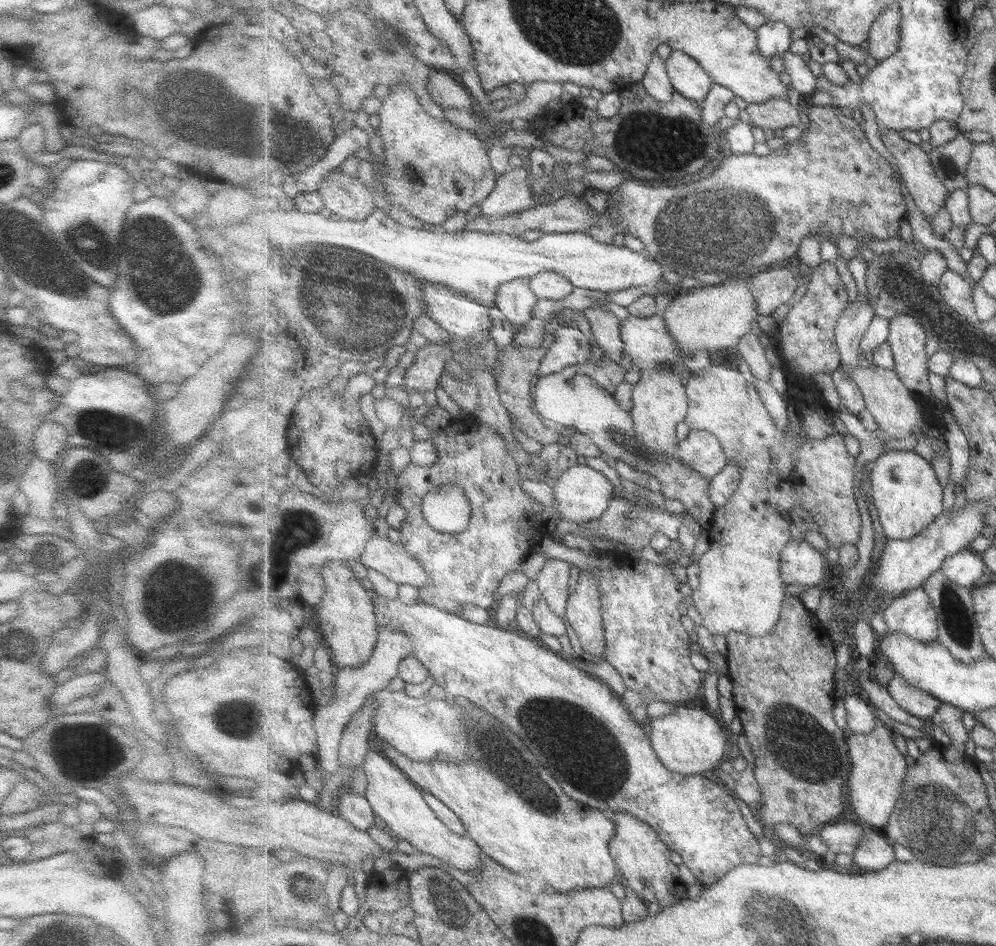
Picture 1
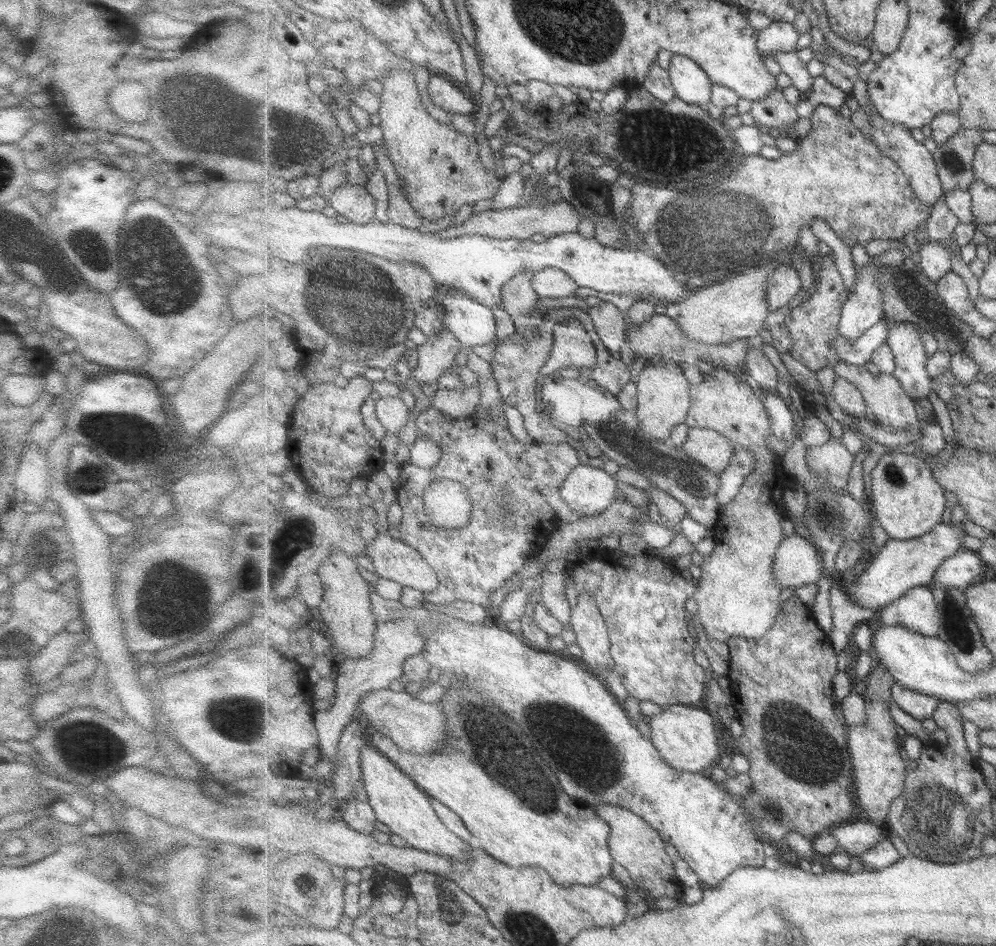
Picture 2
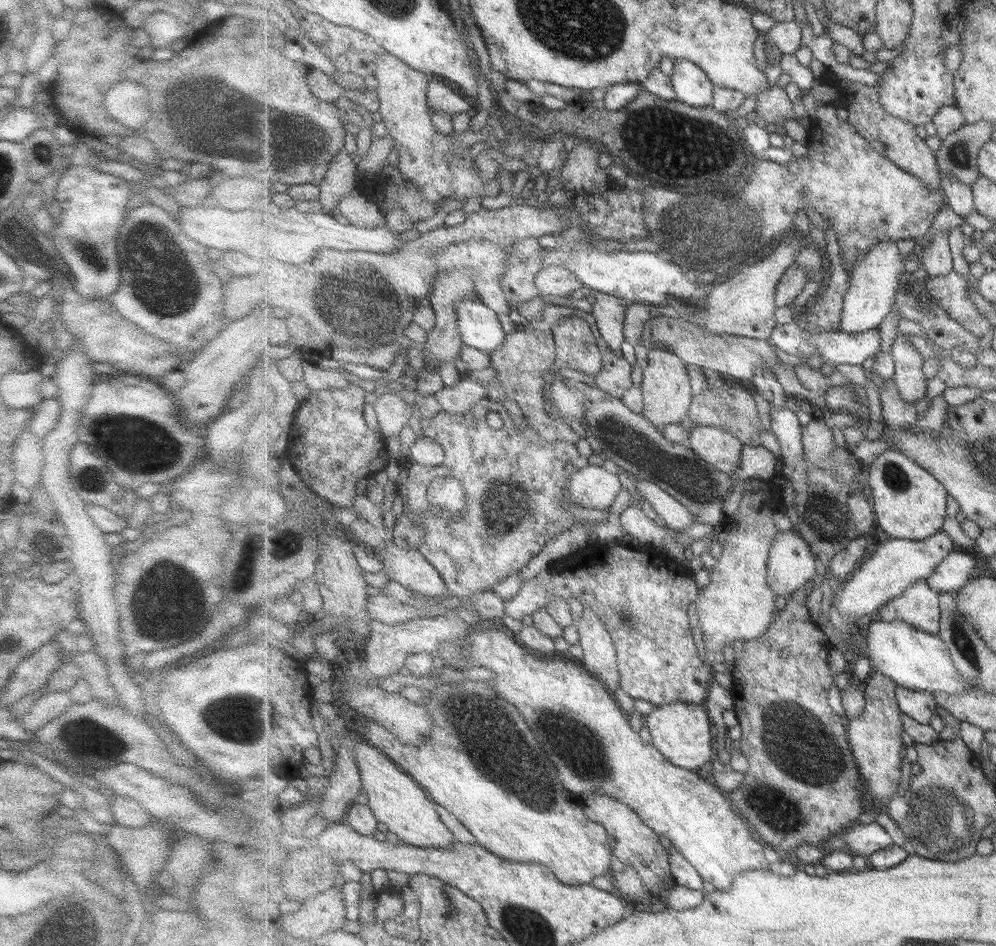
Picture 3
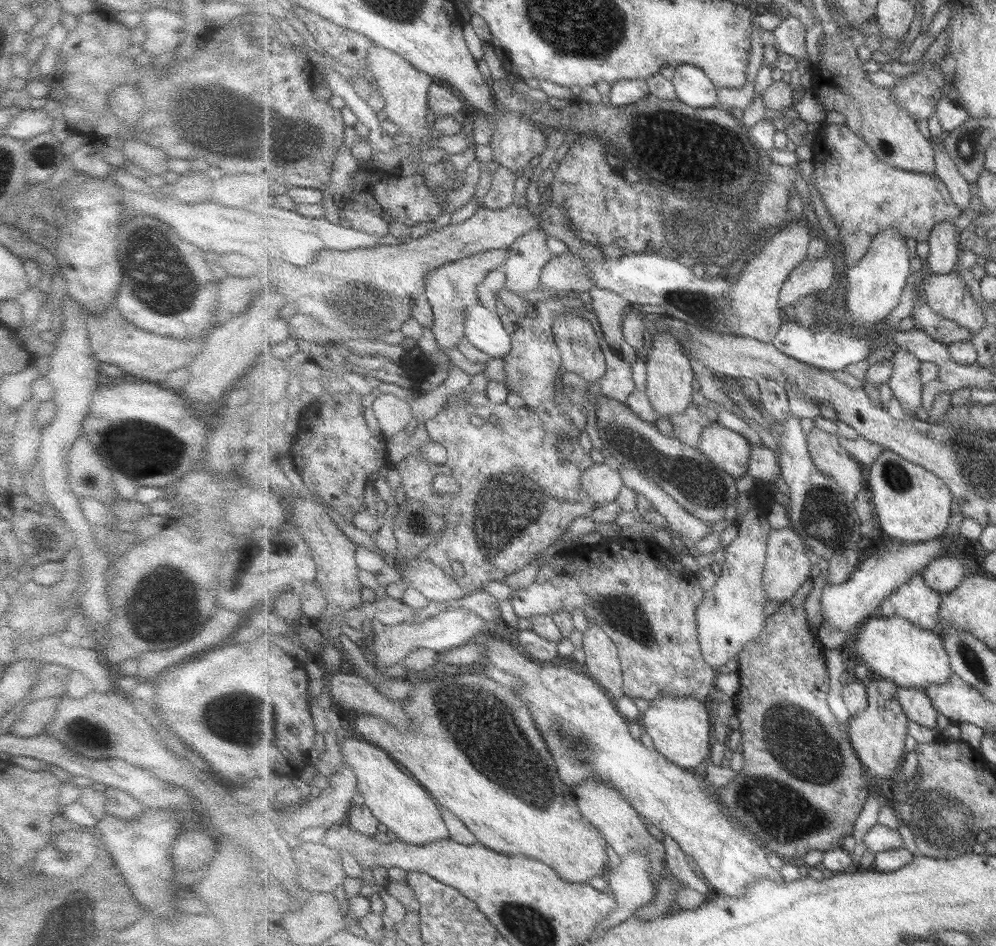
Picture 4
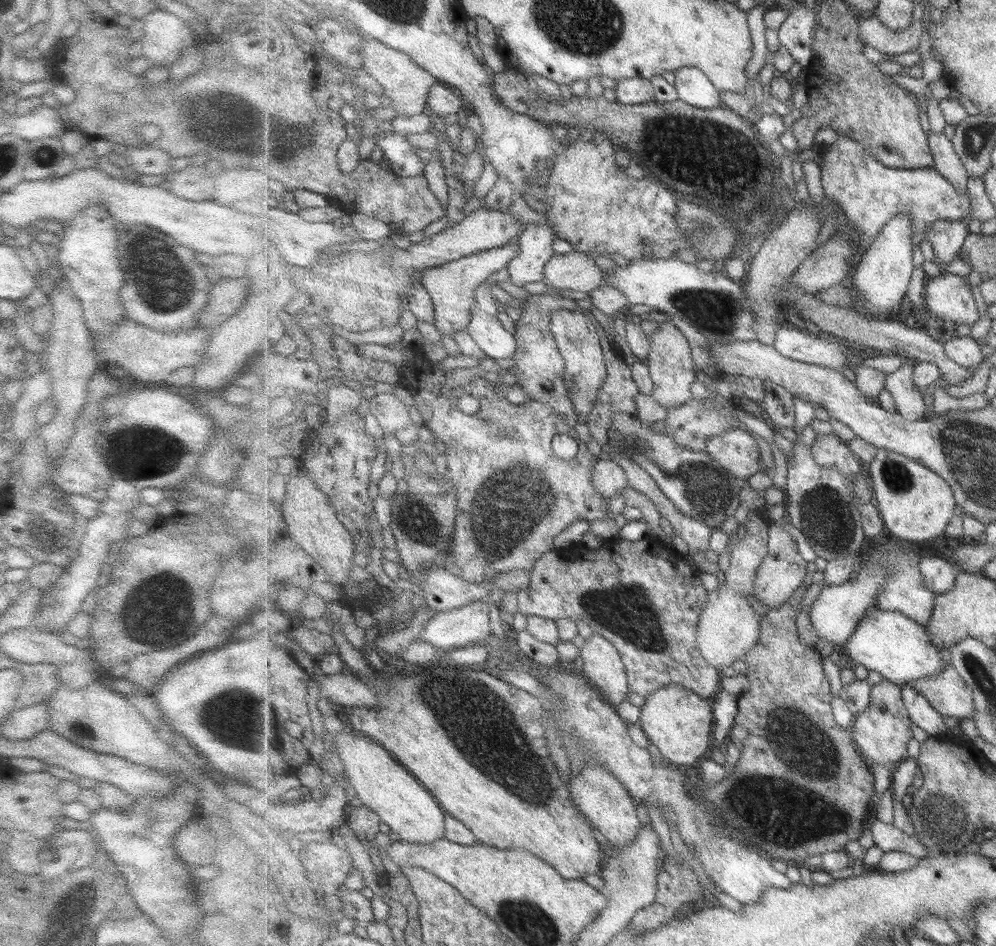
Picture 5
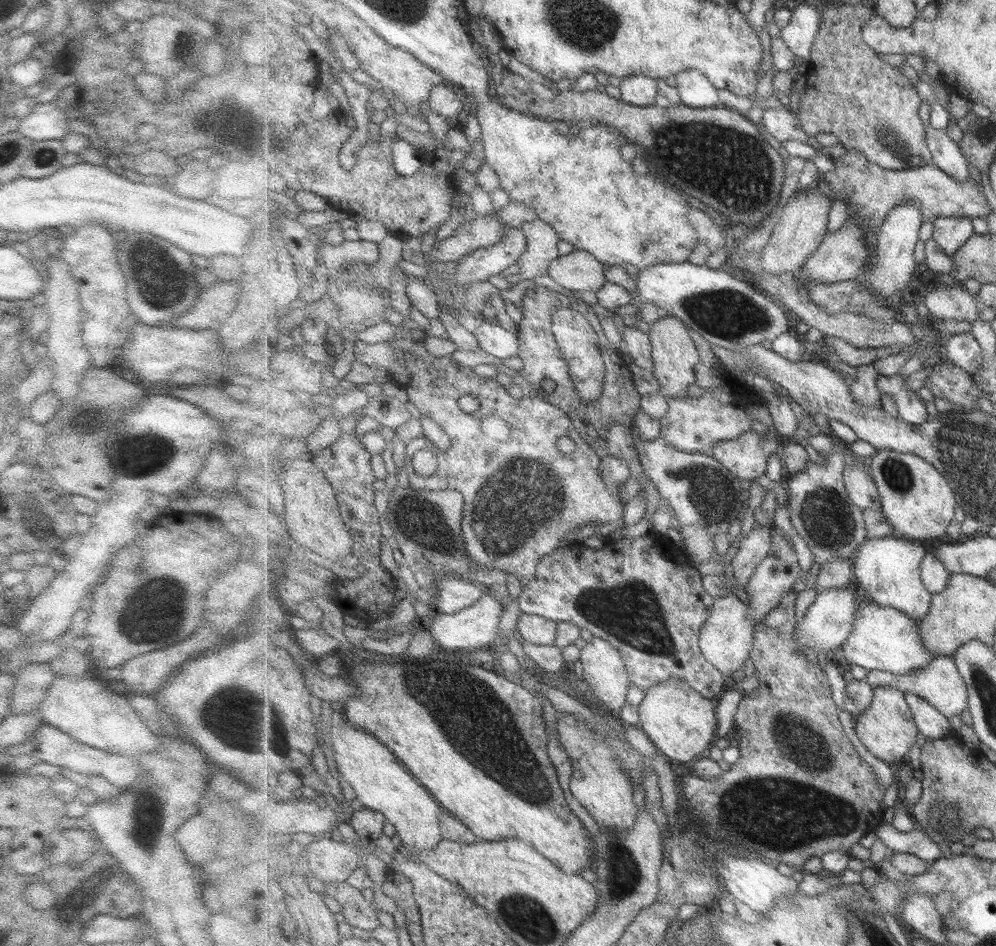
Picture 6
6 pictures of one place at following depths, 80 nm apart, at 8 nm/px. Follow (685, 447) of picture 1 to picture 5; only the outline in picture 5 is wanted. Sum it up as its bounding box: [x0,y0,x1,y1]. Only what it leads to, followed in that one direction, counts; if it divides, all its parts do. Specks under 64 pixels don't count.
[705,430,762,481]

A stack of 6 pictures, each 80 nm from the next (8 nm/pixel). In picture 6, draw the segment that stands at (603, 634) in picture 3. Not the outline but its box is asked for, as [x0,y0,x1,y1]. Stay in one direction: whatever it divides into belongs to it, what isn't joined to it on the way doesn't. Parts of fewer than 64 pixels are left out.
[580,637,632,715]

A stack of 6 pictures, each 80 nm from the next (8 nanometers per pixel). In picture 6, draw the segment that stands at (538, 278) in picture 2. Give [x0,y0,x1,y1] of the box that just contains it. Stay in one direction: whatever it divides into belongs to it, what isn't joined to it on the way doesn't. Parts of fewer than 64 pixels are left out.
[547,249,607,293]

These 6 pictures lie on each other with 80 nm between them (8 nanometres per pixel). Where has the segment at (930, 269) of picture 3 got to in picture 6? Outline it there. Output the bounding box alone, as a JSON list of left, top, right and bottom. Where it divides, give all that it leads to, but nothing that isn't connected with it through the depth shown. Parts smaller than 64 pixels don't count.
[932,216,975,256]

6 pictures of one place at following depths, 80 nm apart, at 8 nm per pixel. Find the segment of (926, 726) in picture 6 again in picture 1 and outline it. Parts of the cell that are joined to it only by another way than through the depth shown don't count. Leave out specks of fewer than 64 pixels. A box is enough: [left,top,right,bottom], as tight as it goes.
[887,675,943,720]

